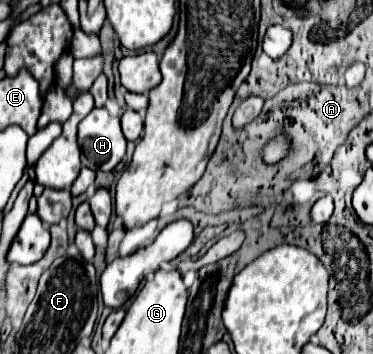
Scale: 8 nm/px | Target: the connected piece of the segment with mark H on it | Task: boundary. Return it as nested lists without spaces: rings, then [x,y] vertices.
[[[94,107],[78,125],[78,145],[84,167],[92,171],[112,171],[126,153],[120,119],[110,115],[104,107]]]

